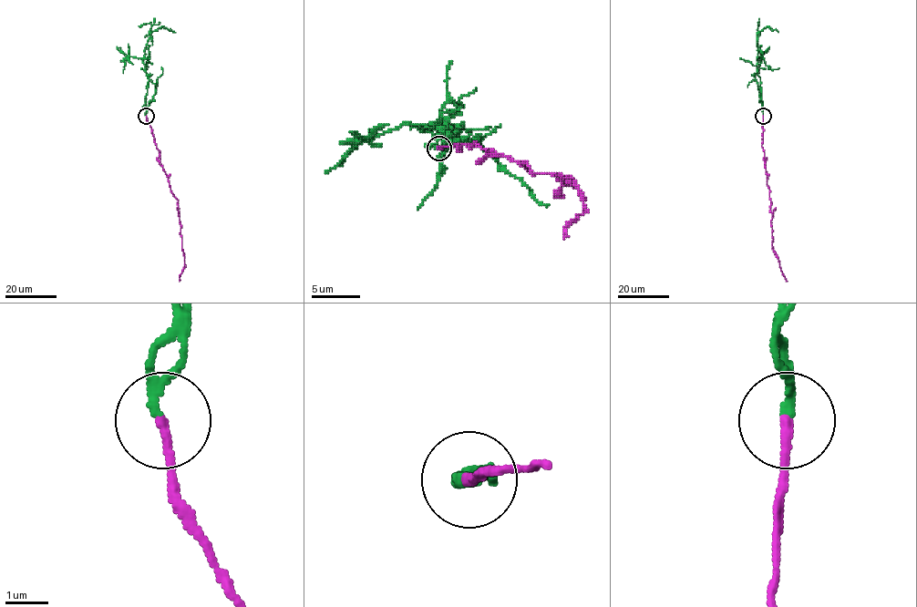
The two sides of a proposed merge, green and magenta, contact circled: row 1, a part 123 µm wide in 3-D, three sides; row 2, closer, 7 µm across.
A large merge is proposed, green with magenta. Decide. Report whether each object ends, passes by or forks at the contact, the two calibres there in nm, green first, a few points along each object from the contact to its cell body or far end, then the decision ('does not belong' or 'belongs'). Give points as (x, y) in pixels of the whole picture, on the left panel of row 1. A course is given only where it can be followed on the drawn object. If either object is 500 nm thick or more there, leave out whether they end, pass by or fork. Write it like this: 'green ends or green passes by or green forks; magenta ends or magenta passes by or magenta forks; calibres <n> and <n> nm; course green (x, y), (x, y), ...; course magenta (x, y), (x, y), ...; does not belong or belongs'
green passes by; magenta ends; calibres 160 and 220 nm; course green (146, 116), (145, 97), (149, 80), (143, 63), (148, 40), (152, 31), (161, 26), (175, 33); course magenta (146, 116), (159, 151), (159, 164), (168, 177), (170, 191), (178, 200), (185, 267), (179, 282); does not belong

